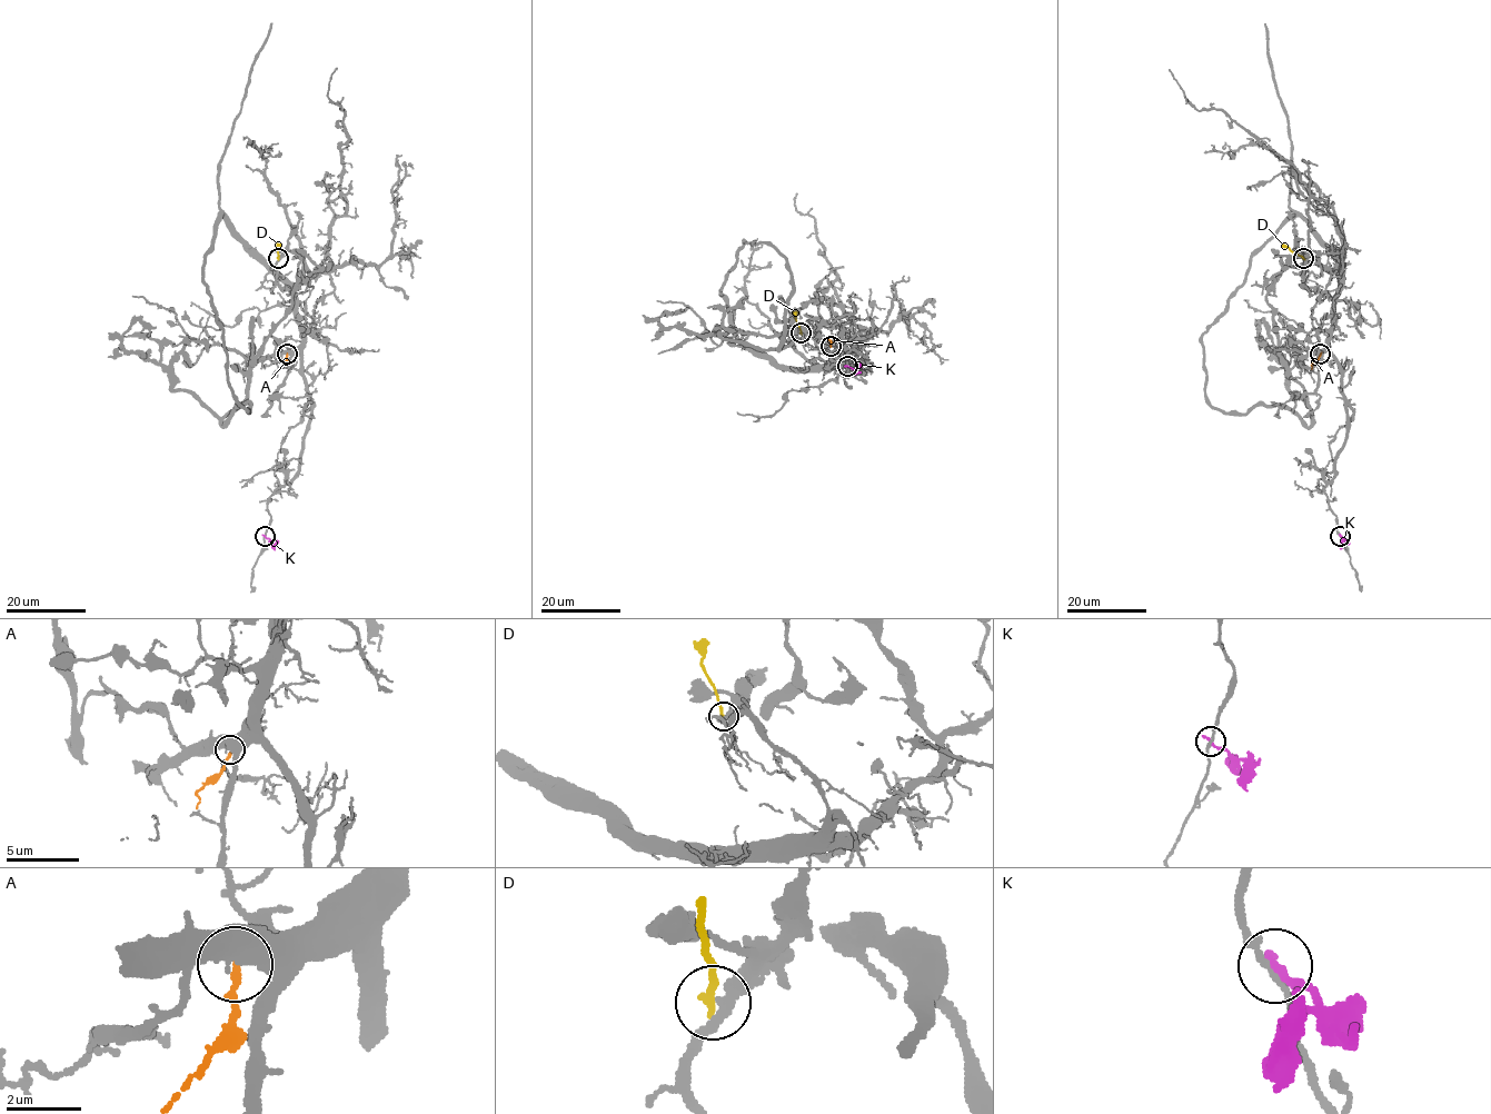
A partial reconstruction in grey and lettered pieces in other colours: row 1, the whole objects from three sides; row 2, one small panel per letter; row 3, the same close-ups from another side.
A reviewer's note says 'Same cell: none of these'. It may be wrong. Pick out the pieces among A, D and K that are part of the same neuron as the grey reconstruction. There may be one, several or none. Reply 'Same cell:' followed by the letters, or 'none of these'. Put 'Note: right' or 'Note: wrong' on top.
Note: right
Same cell: none of these

